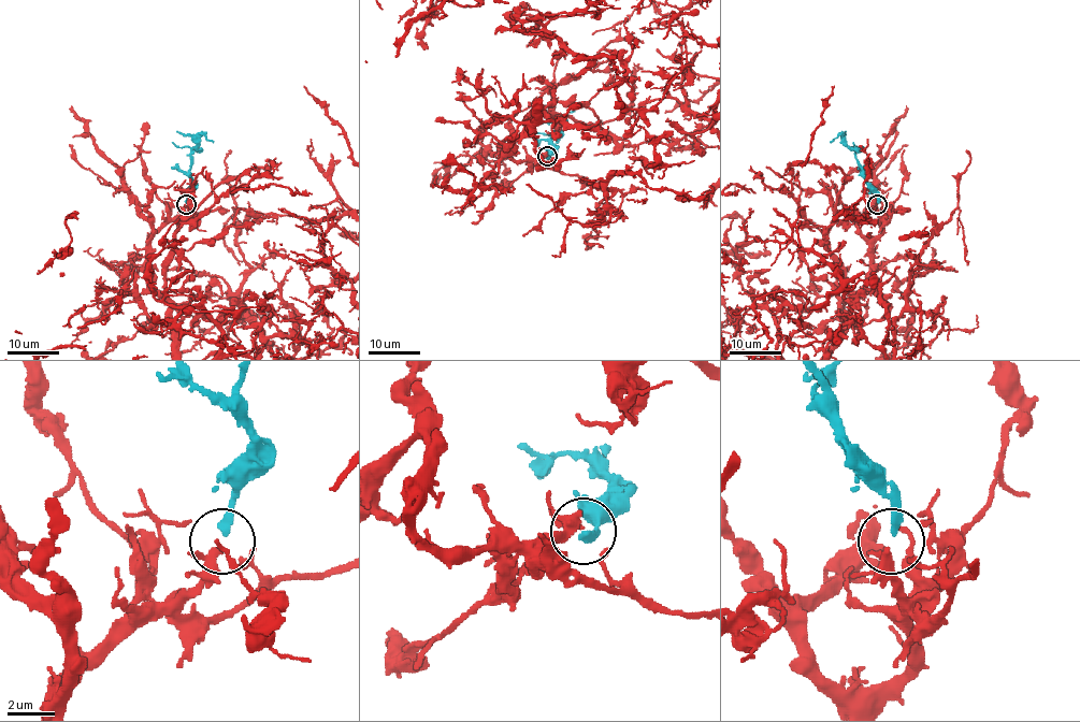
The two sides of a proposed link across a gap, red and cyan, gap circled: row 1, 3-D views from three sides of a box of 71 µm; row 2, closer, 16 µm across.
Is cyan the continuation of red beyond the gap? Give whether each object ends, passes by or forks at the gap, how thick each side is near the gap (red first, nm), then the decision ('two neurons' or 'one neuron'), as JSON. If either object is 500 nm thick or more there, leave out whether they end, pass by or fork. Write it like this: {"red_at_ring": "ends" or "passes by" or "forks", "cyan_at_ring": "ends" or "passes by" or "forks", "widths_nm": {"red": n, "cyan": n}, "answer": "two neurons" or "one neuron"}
{"red_at_ring": "forks", "cyan_at_ring": "ends", "widths_nm": {"red": 200, "cyan": 320}, "answer": "one neuron"}

